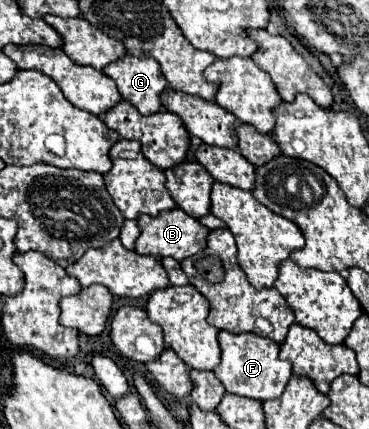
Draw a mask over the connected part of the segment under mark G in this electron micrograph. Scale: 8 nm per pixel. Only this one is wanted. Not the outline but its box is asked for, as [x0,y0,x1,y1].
[102,54,168,114]

